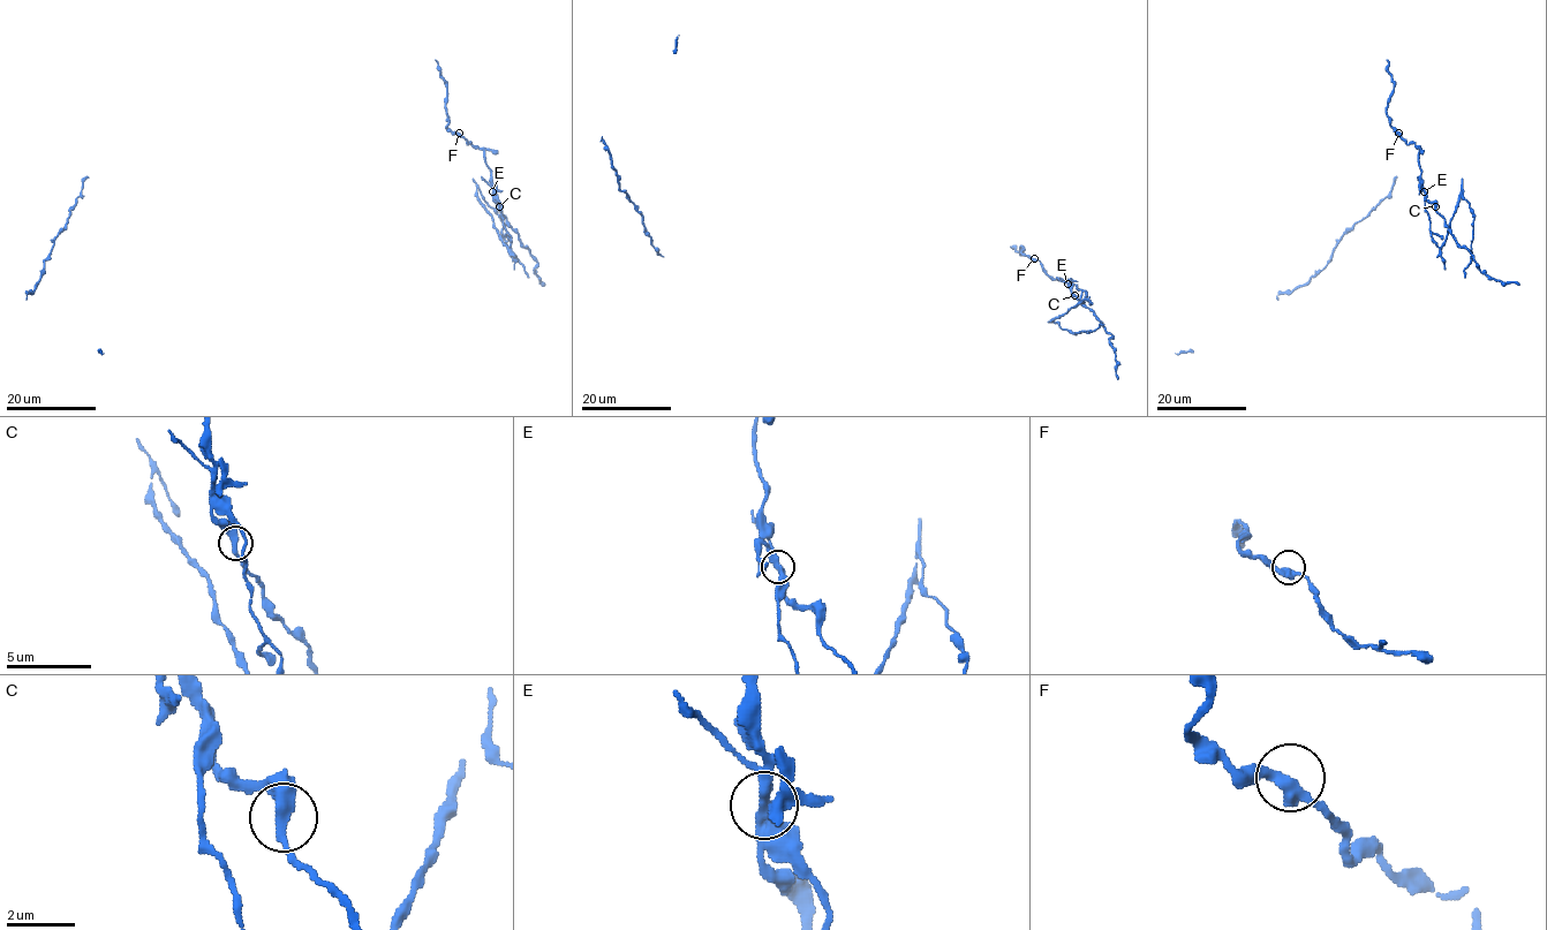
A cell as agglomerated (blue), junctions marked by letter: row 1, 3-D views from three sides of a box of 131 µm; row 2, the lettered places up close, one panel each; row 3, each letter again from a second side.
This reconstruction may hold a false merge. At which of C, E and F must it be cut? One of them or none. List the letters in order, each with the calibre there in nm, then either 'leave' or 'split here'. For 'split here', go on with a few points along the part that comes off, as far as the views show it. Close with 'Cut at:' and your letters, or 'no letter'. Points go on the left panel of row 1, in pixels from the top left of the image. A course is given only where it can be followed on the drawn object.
C: calibre 400 nm; leave
E: calibre 400 nm; split here; course (493, 191), (511, 236), (508, 249), (476, 189), (499, 216), (511, 256), (528, 278)
F: calibre 380 nm; leave
Cut at: E

